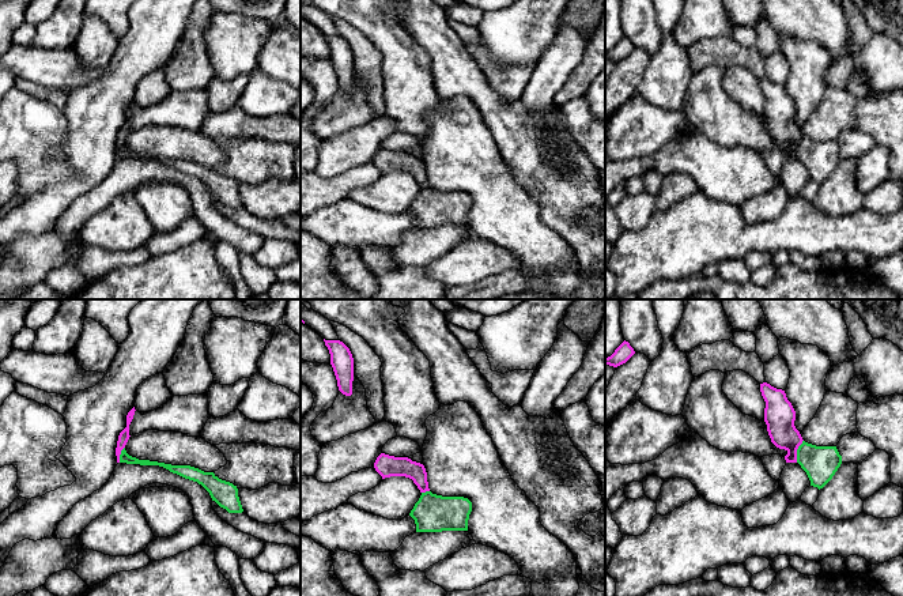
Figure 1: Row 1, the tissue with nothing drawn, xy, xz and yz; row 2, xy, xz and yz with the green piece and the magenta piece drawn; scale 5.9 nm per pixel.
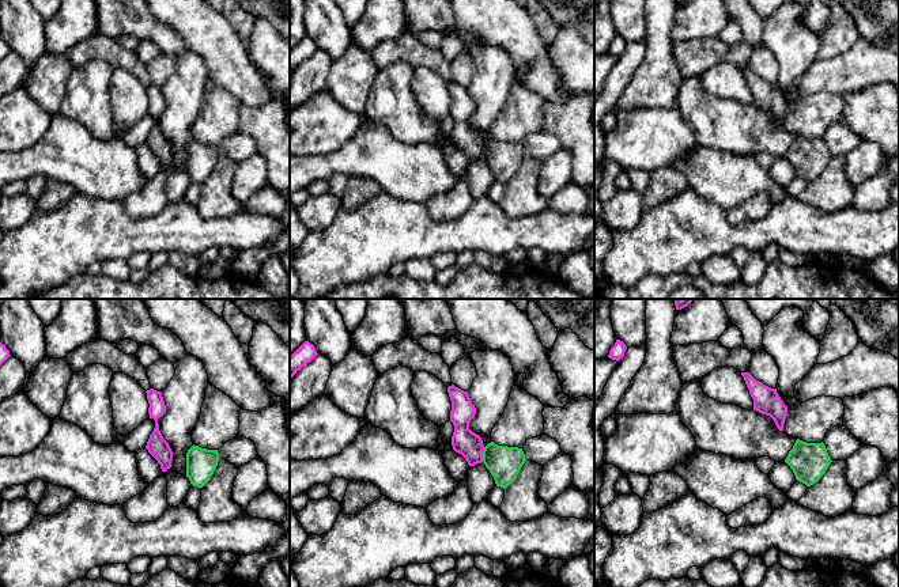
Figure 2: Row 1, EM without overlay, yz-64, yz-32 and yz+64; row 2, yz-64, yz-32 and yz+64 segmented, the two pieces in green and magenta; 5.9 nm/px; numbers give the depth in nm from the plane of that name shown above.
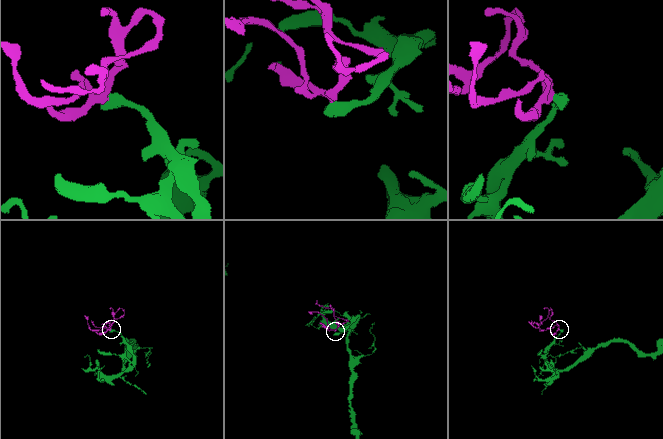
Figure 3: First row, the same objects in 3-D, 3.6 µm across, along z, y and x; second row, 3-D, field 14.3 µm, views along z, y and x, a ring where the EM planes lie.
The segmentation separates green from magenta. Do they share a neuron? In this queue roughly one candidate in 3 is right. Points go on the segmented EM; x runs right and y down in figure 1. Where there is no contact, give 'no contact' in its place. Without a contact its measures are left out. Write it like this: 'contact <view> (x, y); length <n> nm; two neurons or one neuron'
contact yz (797, 451); length 140 nm; two neurons

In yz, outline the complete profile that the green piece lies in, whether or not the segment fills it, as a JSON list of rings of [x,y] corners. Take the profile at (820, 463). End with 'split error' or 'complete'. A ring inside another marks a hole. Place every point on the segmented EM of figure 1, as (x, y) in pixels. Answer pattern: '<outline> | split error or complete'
[[[802,441],[797,449],[797,463],[806,472],[811,486],[823,489],[842,464],[836,446],[816,446]]] | complete

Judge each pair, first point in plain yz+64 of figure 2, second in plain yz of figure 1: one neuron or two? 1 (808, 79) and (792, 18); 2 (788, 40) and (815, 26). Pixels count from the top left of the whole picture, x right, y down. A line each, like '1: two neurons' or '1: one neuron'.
1: two neurons
2: two neurons

